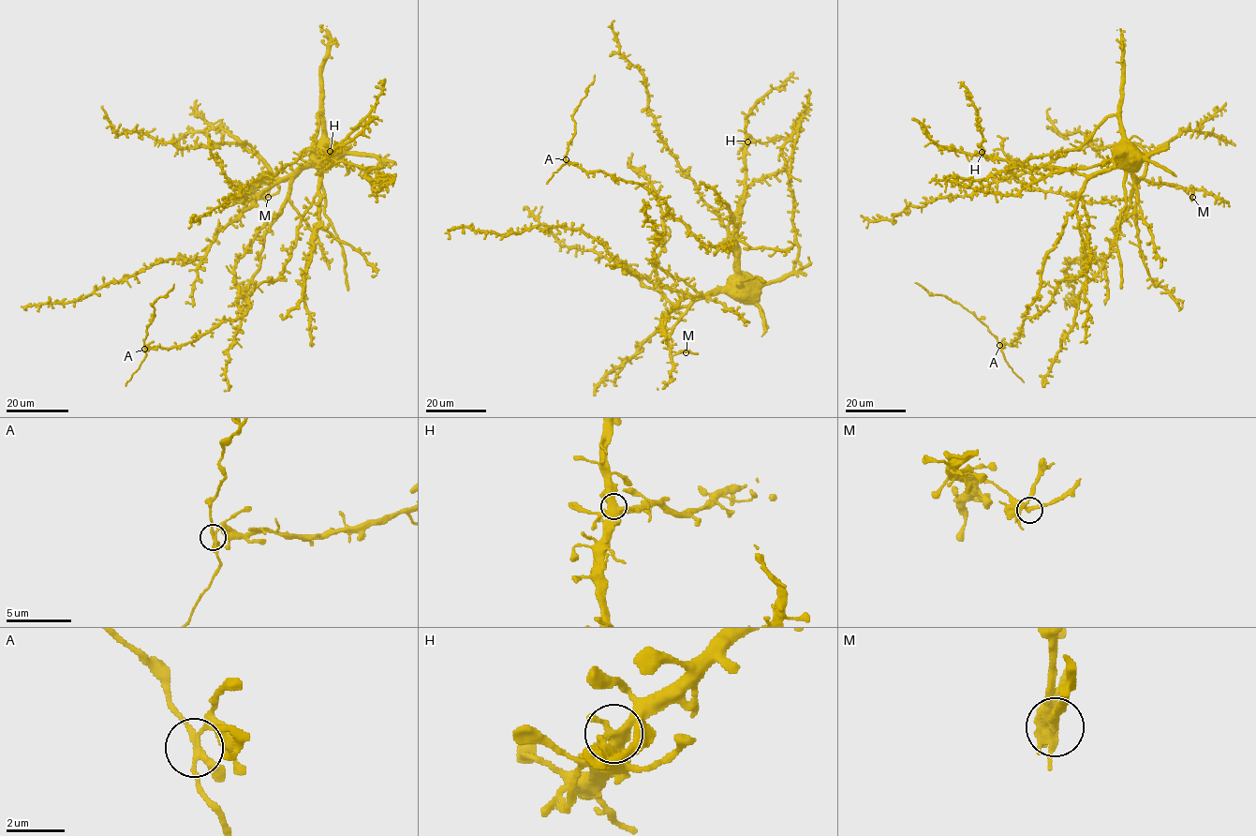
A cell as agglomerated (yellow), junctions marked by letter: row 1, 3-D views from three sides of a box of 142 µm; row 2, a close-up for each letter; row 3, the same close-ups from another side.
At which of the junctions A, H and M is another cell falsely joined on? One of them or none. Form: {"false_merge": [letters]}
{"false_merge": ["A"]}

